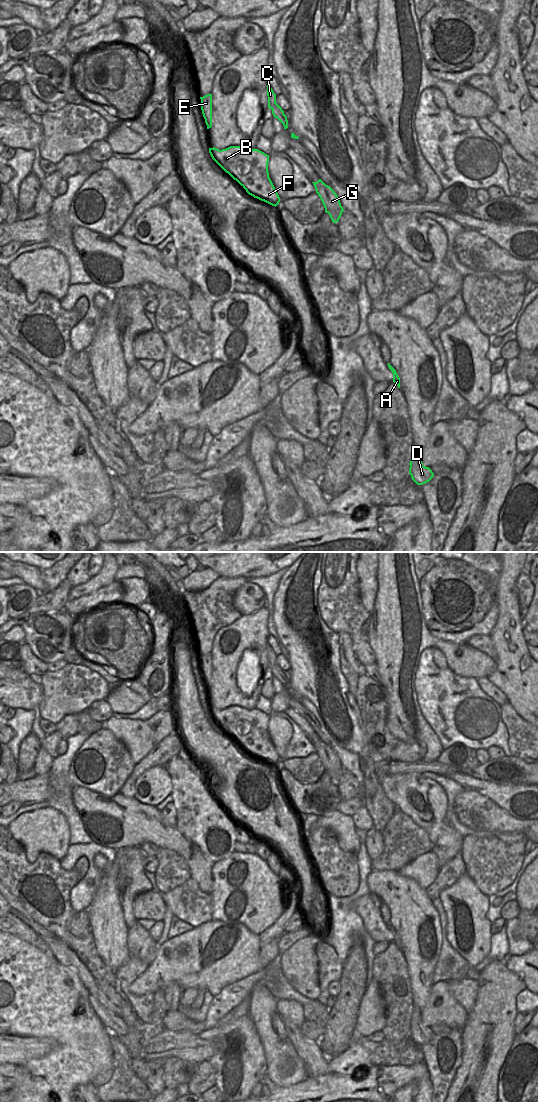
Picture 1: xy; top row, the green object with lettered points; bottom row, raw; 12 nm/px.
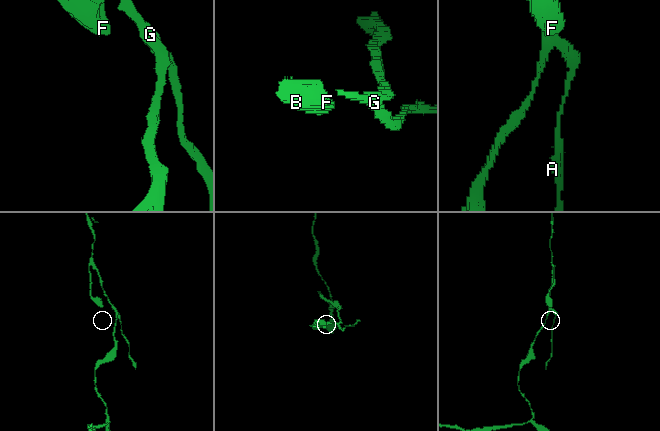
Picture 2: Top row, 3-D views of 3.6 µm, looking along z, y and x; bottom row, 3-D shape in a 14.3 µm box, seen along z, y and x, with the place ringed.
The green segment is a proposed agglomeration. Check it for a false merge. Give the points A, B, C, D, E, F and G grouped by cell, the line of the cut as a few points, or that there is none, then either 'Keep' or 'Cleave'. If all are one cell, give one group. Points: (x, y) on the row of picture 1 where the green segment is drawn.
Groups: A D / B C E F G. Split along xy (342, 208), (340, 212), (328, 210). Cleave

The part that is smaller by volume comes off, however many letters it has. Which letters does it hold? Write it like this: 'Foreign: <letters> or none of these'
Foreign: A, D

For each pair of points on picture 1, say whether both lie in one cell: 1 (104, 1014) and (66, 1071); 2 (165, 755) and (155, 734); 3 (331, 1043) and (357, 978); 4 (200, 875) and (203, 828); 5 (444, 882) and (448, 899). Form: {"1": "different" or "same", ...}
{"1": "different", "2": "different", "3": "same", "4": "different", "5": "different"}

